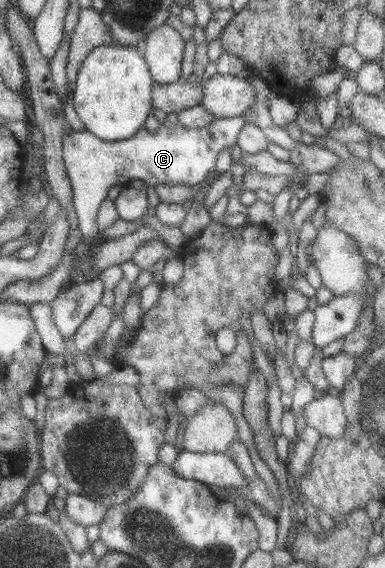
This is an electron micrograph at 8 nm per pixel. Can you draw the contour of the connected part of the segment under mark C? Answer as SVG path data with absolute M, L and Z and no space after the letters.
M243 116L215 118L201 129L186 128L178 121L168 126L164 121L156 132L141 128L133 137L121 141L103 141L87 130L72 130L71 134L64 134L62 156L72 185L73 207L78 219L77 228L83 234L82 241L92 243L94 235L101 233L96 215L114 185L122 185L129 180L141 180L154 188L163 184L197 186L205 183L220 153L235 145L245 124Z

